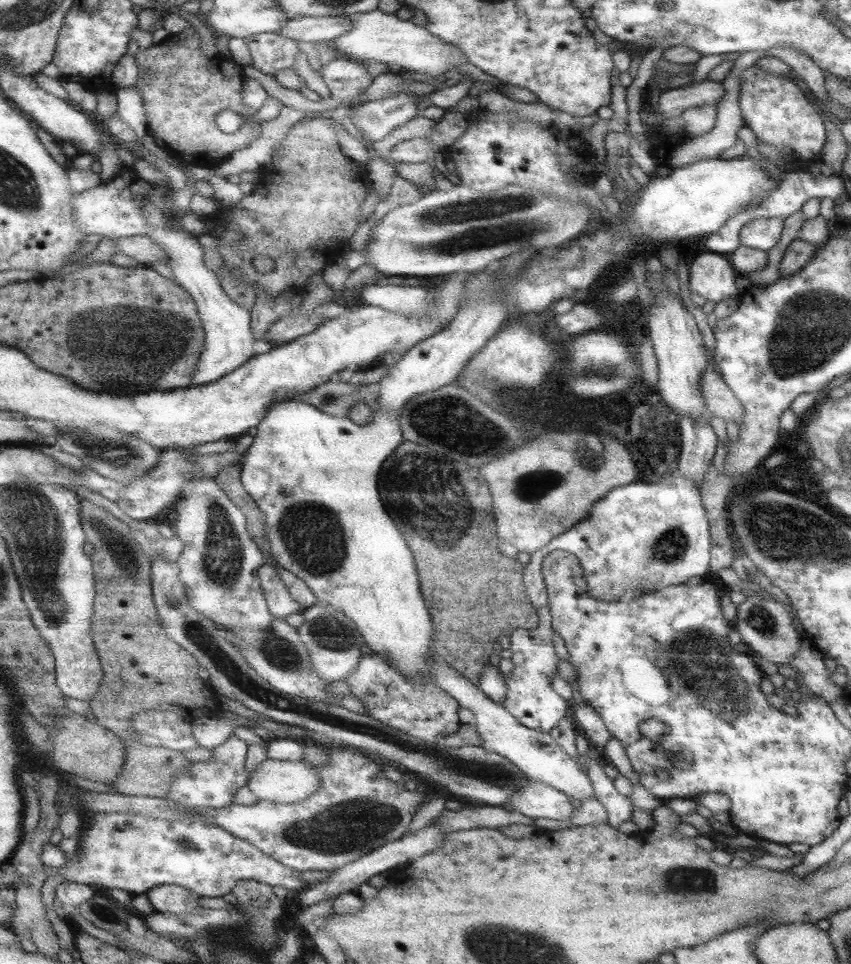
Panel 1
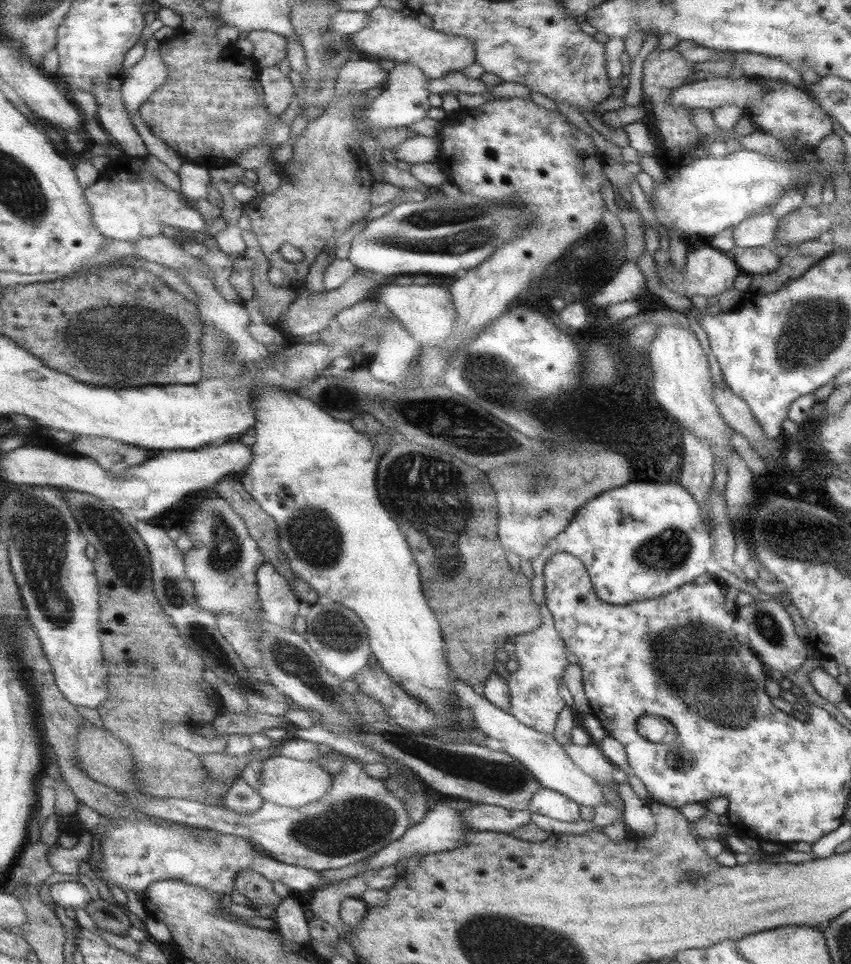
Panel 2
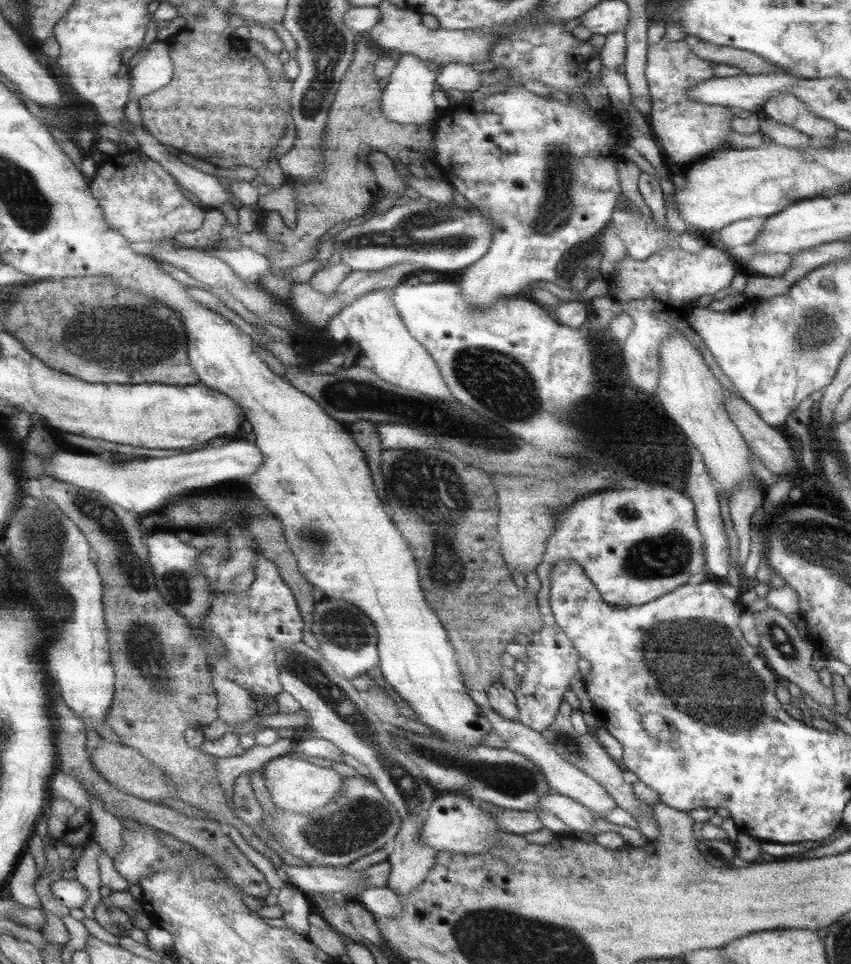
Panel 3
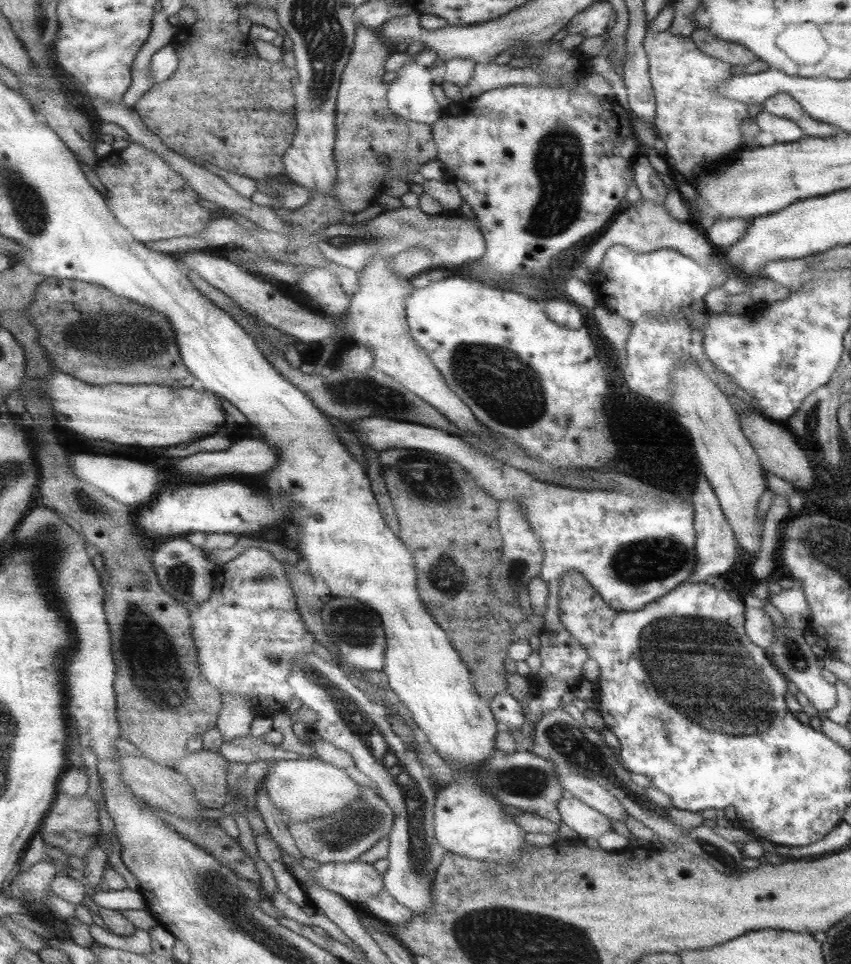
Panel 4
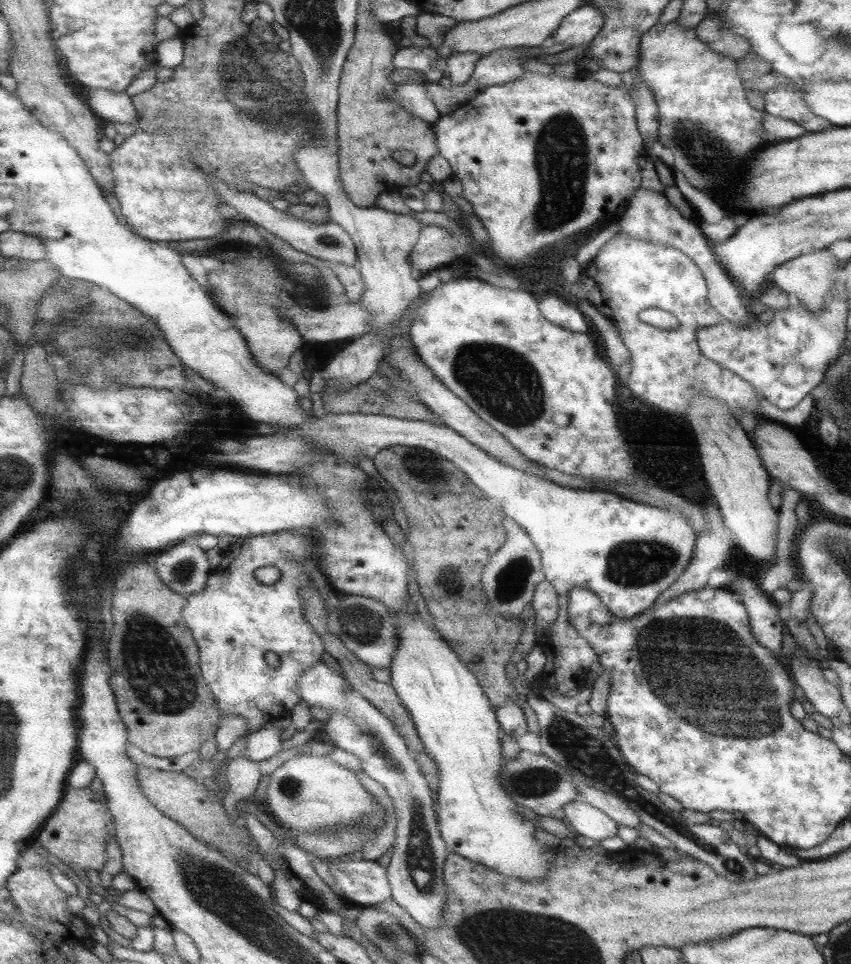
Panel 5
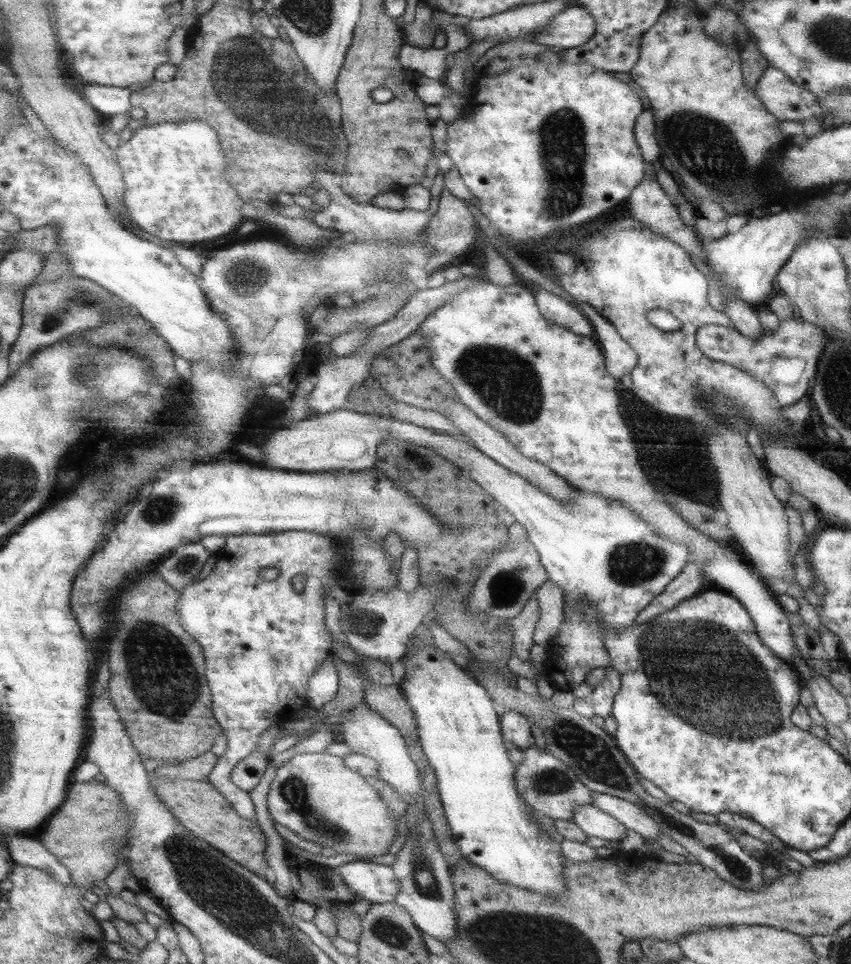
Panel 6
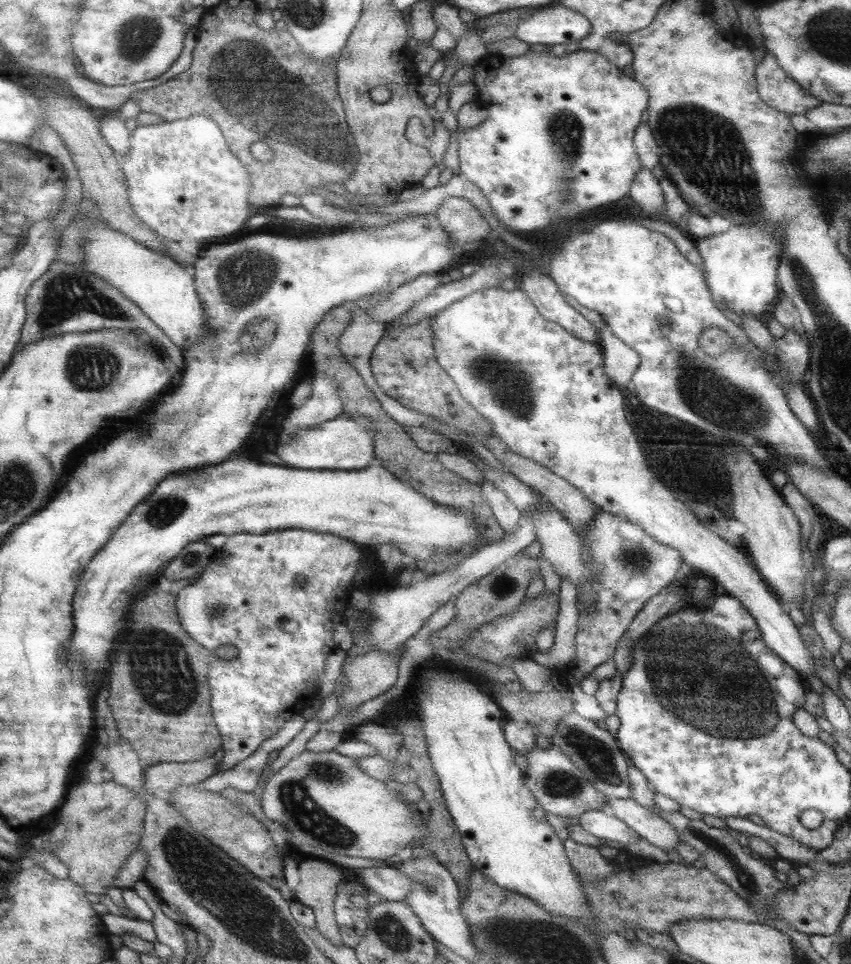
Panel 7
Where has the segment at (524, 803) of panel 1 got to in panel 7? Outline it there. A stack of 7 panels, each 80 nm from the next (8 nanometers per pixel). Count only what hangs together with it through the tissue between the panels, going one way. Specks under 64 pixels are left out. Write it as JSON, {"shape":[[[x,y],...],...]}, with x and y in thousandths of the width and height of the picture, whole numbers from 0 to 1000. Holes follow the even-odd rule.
{"shape":[[[692,840],[679,846],[683,859],[709,871],[741,876],[752,867],[731,851],[714,841]]]}

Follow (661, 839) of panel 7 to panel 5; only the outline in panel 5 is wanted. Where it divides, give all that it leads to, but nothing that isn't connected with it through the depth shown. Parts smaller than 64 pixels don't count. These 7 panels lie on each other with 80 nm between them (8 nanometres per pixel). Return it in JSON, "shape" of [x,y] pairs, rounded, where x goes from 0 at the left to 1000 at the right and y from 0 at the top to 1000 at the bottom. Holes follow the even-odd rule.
{"shape":[[[677,813],[677,816],[679,817],[679,830],[706,840],[725,855],[745,860],[752,856],[752,846],[741,841],[741,838],[726,826],[718,826],[716,822],[686,813]]]}

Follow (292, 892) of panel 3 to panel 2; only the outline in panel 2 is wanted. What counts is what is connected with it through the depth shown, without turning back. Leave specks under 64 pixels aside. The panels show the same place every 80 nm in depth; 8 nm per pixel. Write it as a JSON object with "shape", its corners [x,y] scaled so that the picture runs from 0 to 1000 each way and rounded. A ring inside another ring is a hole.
{"shape":[[[337,926],[329,930],[321,953],[338,982],[363,981],[365,971],[361,960],[363,948],[360,936]]]}

